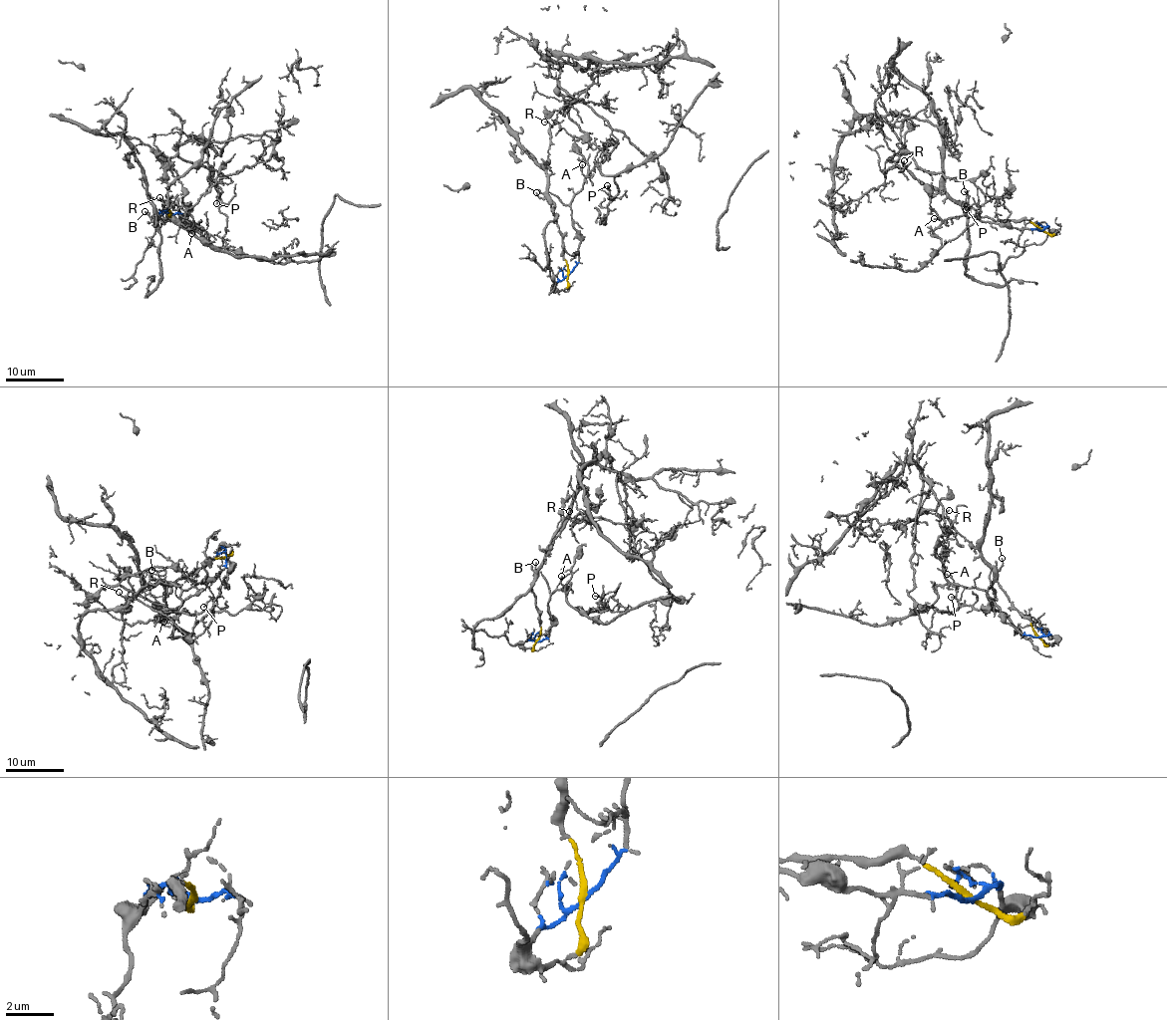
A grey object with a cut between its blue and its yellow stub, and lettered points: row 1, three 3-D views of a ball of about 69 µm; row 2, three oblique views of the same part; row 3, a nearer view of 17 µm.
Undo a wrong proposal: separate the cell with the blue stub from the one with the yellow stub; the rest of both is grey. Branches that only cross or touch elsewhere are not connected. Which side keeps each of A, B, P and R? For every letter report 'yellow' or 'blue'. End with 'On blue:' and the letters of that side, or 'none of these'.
A: blue
B: yellow
P: blue
R: yellow
On blue: A, P

